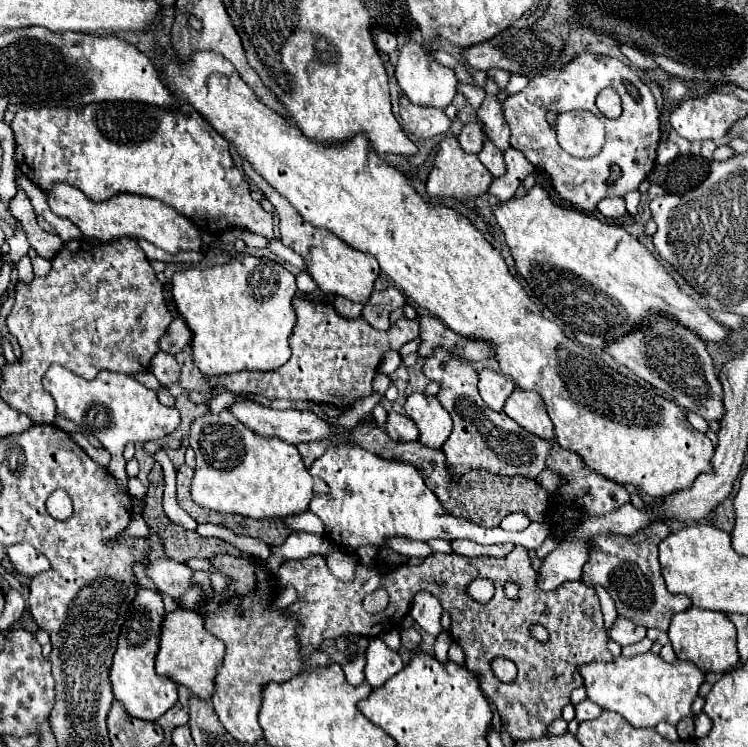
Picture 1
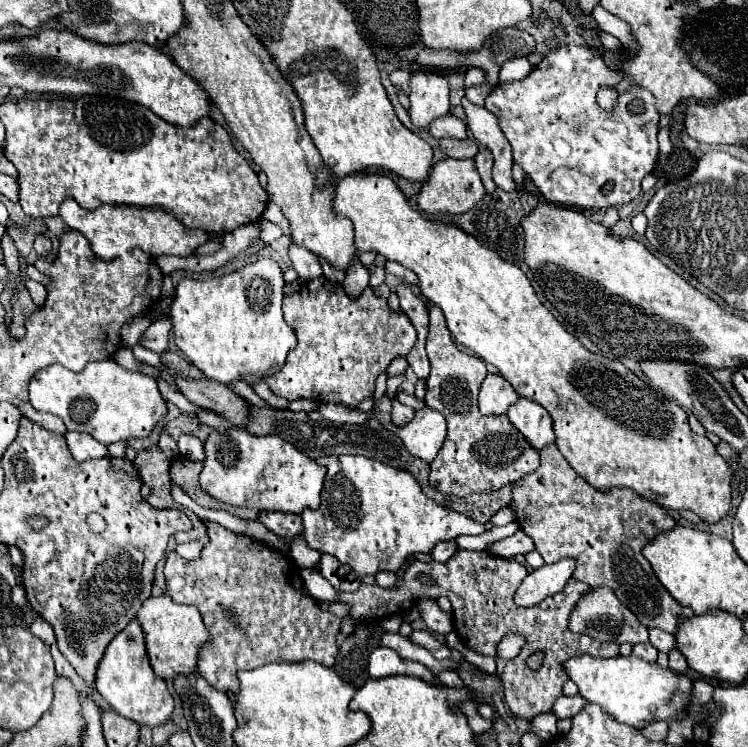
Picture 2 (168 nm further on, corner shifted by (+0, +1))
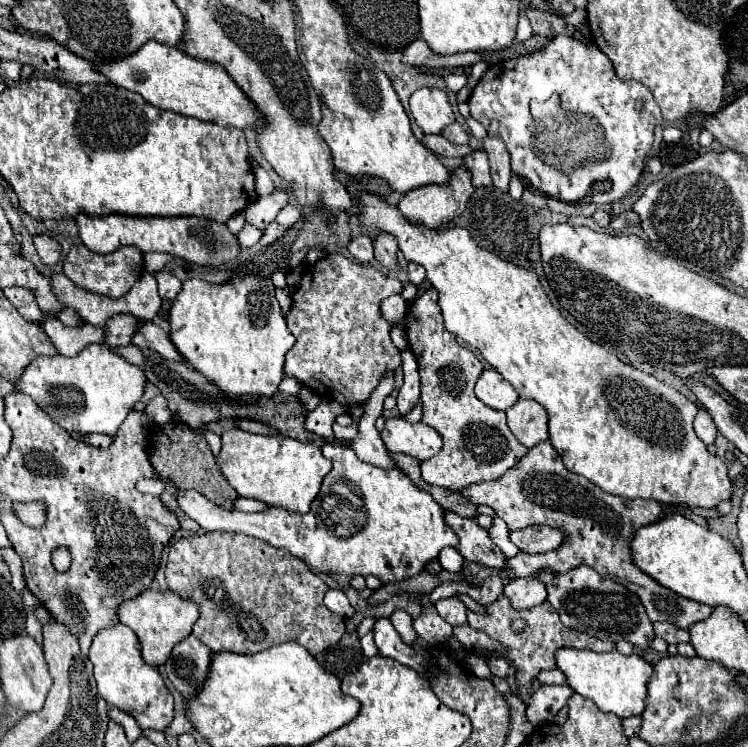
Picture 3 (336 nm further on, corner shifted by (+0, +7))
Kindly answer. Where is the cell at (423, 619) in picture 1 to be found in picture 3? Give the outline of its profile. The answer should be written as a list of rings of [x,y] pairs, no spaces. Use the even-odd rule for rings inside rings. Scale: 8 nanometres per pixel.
[[[444,598],[436,604],[436,612],[450,624],[450,626],[460,626],[466,624],[466,606],[458,598]]]

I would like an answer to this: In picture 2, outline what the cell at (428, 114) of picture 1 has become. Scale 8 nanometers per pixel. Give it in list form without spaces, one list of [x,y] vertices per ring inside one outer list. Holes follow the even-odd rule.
[[[448,114],[444,118],[438,118],[436,122],[432,122],[430,128],[428,128],[428,132],[434,138],[438,138],[438,140],[440,138],[458,138],[458,140],[466,140],[468,138],[466,124],[460,118],[452,116],[452,114]]]

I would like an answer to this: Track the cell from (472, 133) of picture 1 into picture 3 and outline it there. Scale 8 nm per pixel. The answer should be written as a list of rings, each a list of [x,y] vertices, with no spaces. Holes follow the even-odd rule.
[[[428,134],[428,136],[424,138],[424,144],[426,144],[432,152],[436,152],[436,154],[440,154],[440,156],[448,156],[448,158],[454,158],[454,156],[464,158],[464,156],[468,156],[468,154],[472,152],[472,148],[470,148],[468,144],[466,144],[466,146],[450,144],[442,134]]]

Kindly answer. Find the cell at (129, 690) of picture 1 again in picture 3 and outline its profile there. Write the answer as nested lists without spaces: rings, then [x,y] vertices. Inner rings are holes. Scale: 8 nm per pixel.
[[[116,624],[112,628],[100,630],[90,646],[90,662],[94,664],[94,680],[98,684],[98,694],[108,702],[108,706],[132,712],[140,728],[164,730],[172,722],[174,698],[164,686],[158,668],[148,666],[142,660],[138,638],[128,626]]]

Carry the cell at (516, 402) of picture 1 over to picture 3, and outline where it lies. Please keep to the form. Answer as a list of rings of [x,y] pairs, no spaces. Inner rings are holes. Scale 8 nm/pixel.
[[[518,400],[512,408],[506,410],[506,416],[512,434],[526,448],[548,440],[548,414],[542,404],[534,400]]]

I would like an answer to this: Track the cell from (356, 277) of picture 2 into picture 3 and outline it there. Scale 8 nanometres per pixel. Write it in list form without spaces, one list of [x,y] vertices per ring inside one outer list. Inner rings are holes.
[[[360,192],[358,204],[360,224],[368,232],[386,232],[394,236],[404,258],[426,268],[426,278],[438,290],[438,304],[446,330],[476,348],[482,358],[516,388],[520,398],[532,398],[548,410],[550,442],[570,472],[588,478],[608,494],[622,498],[652,498],[666,506],[688,504],[716,508],[718,502],[732,498],[732,482],[726,464],[718,460],[718,456],[712,456],[706,444],[694,434],[692,420],[698,406],[652,374],[620,362],[614,354],[578,332],[552,306],[532,270],[510,264],[480,248],[464,228],[430,230],[424,224],[410,222],[396,206],[388,204],[384,196]]]

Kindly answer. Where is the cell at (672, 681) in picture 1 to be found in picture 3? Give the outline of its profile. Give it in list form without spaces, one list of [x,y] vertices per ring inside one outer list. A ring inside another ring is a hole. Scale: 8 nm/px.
[[[560,648],[556,652],[556,666],[566,674],[568,686],[596,702],[602,712],[610,712],[618,718],[630,718],[642,714],[646,708],[648,682],[654,678],[654,668],[638,654],[624,656],[618,650],[598,654],[592,650],[576,650],[576,648]]]

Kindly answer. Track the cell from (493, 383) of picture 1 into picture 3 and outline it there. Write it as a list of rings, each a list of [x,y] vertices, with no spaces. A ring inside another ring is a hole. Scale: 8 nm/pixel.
[[[488,368],[476,382],[476,398],[492,410],[508,410],[516,404],[518,394],[512,388],[512,384],[502,378],[498,370]]]

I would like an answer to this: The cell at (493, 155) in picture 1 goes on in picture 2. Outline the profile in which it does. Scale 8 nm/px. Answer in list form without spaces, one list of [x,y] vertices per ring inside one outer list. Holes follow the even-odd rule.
[[[482,148],[482,150],[476,154],[474,164],[476,164],[476,170],[478,170],[482,182],[484,182],[486,192],[492,194],[492,190],[496,190],[496,184],[494,184],[494,180],[492,180],[492,154],[490,154],[486,148]]]

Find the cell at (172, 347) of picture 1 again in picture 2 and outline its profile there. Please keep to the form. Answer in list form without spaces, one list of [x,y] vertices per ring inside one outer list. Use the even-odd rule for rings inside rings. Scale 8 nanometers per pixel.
[[[166,318],[166,320],[154,320],[146,332],[142,334],[142,340],[140,340],[140,346],[152,350],[152,352],[164,352],[166,346],[168,346],[168,334],[172,330],[172,322]]]

